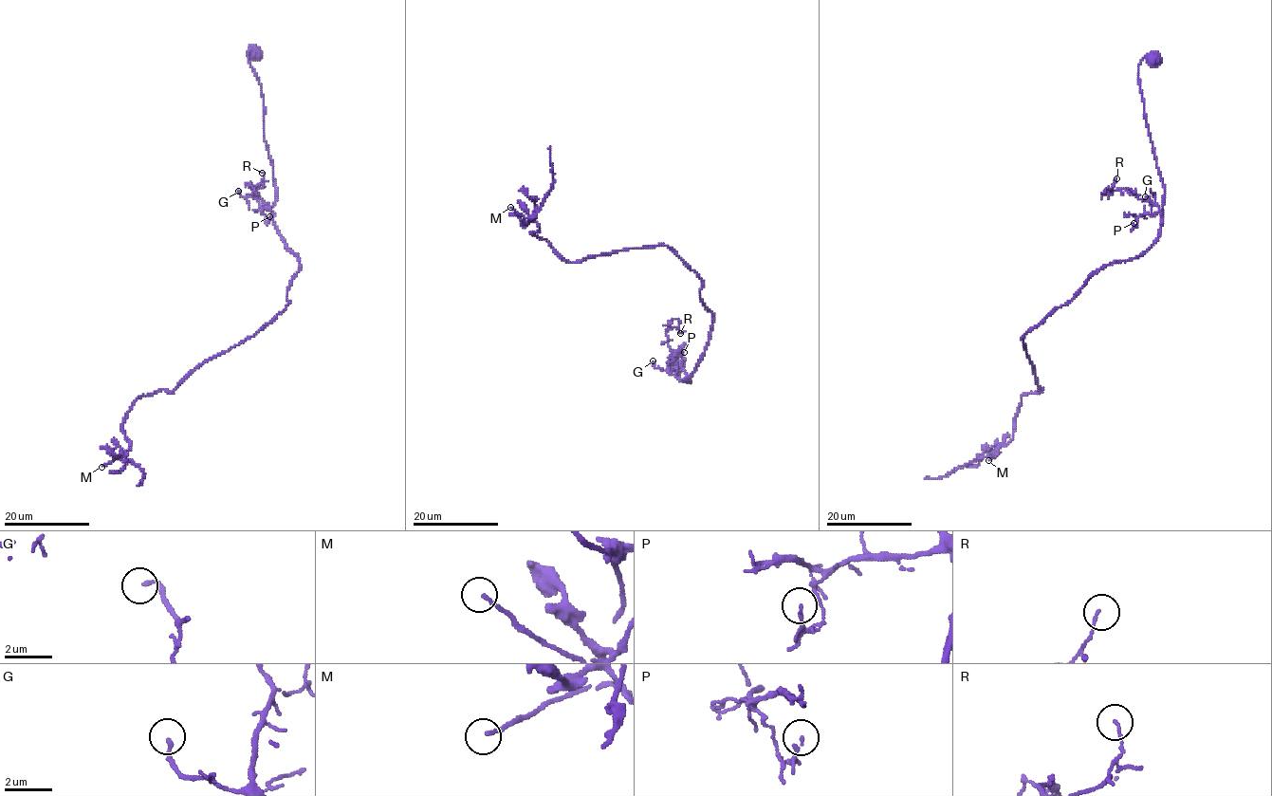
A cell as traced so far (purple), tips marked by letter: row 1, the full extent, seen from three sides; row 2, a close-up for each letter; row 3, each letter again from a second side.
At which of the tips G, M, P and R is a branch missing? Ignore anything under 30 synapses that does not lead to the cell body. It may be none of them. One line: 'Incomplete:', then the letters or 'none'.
Incomplete: none

